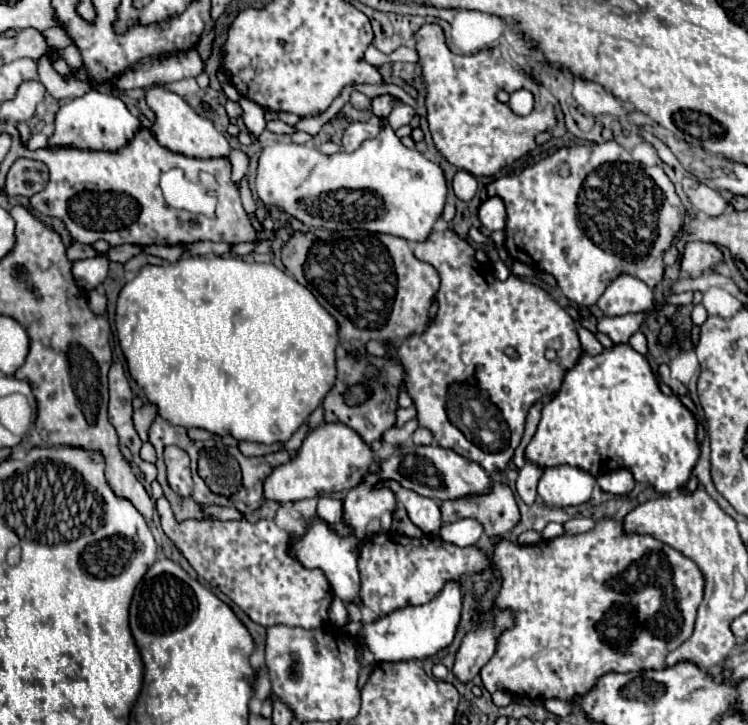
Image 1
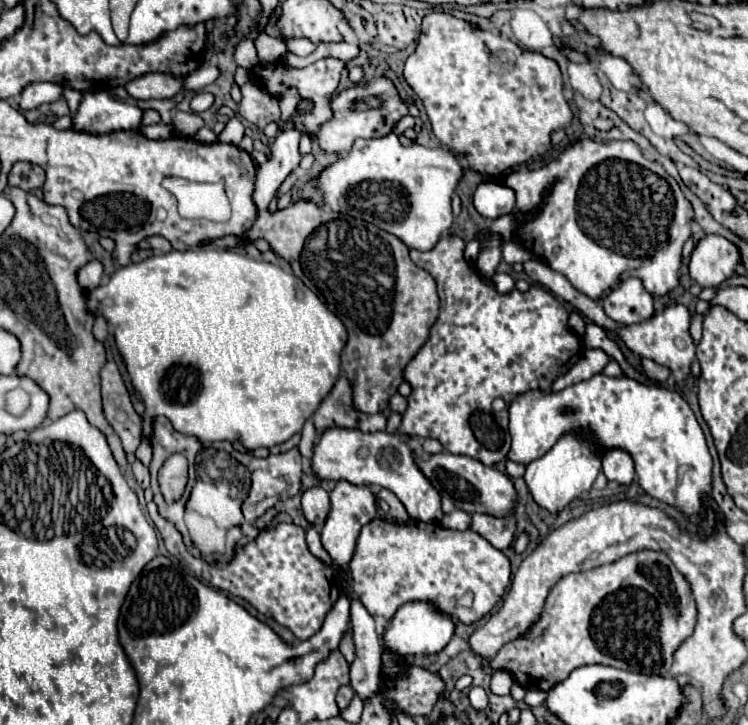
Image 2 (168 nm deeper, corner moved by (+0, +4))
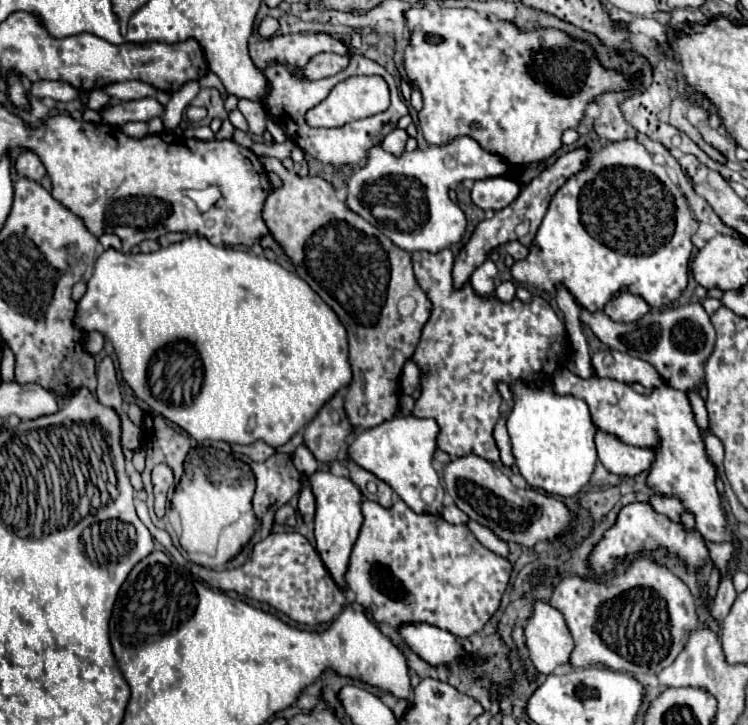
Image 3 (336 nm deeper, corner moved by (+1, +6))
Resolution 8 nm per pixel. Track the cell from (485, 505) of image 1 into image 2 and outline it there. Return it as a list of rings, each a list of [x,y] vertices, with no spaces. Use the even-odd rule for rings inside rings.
[[[474,514],[472,528],[476,528],[476,532],[482,538],[486,538],[494,548],[504,550],[514,540],[516,522],[514,522],[514,518],[494,518],[488,514]]]

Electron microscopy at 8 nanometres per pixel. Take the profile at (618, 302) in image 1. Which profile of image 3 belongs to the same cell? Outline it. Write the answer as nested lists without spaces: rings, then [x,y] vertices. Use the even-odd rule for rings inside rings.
[[[621,290],[605,304],[603,312],[615,322],[635,322],[649,312],[649,304],[641,296]]]

